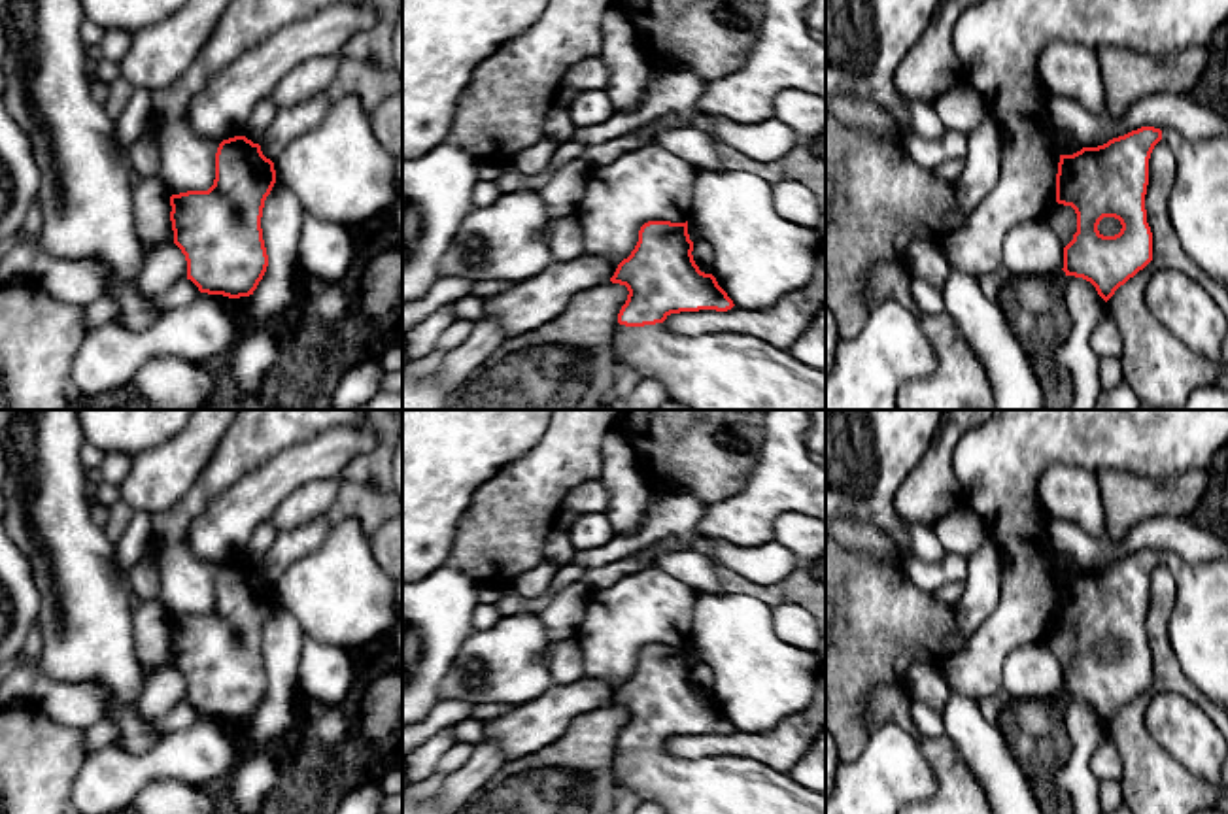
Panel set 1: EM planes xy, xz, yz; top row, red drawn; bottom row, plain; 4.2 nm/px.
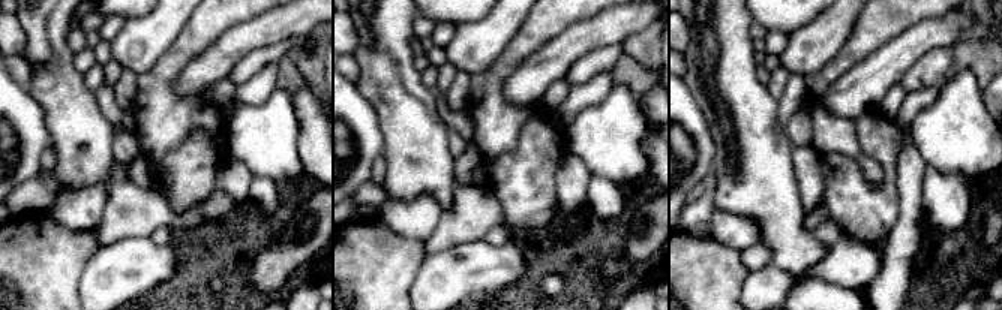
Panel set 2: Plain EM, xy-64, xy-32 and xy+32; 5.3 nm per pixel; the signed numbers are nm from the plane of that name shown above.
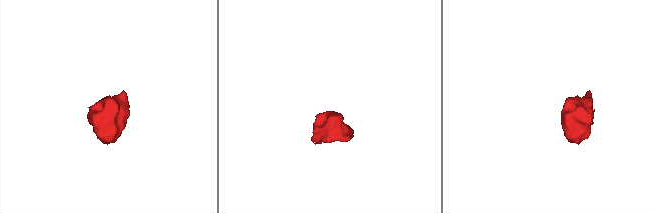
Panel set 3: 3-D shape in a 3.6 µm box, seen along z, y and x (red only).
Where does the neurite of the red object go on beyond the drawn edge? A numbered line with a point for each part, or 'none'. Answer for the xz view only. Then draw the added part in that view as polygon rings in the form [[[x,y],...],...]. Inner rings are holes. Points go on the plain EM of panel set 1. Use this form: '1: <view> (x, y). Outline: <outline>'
1: xz (715, 784). Outline: [[[616,748],[614,778],[623,791],[635,791],[640,803],[657,803],[665,814],[826,814],[826,795],[797,784],[754,759],[739,755],[705,755],[686,759],[665,748]]]

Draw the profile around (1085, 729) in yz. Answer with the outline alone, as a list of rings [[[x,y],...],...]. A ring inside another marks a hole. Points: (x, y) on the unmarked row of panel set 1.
[[[1067,699],[1066,729],[1073,750],[1058,771],[1056,784],[1071,797],[1073,814],[1100,814],[1100,780],[1090,769],[1090,759],[1109,737],[1107,725],[1090,704]]]

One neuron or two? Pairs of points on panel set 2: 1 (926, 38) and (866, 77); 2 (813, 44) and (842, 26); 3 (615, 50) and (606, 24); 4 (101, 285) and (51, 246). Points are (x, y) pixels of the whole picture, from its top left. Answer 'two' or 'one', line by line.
1: one
2: one
3: two
4: two

